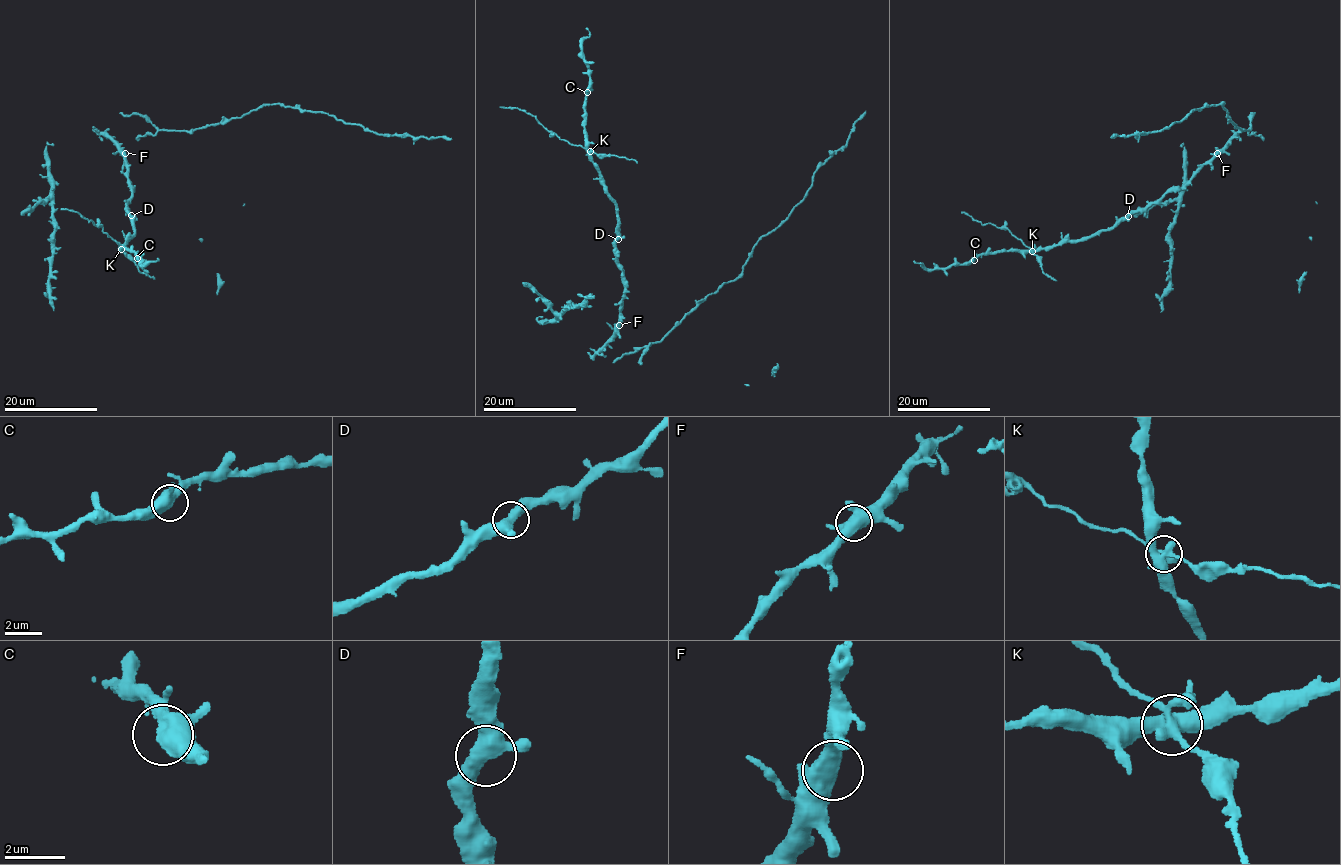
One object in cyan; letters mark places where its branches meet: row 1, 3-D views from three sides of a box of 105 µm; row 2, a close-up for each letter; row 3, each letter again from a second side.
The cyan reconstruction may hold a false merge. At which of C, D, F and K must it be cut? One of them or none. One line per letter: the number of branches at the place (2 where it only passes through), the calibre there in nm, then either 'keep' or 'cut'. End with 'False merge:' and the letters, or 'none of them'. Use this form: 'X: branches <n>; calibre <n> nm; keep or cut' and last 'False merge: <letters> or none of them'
C: branches 3; calibre 440 nm; keep
D: branches 3; calibre 440 nm; keep
F: branches 3; calibre 440 nm; keep
K: branches 5; calibre 440 nm; cut
False merge: K

